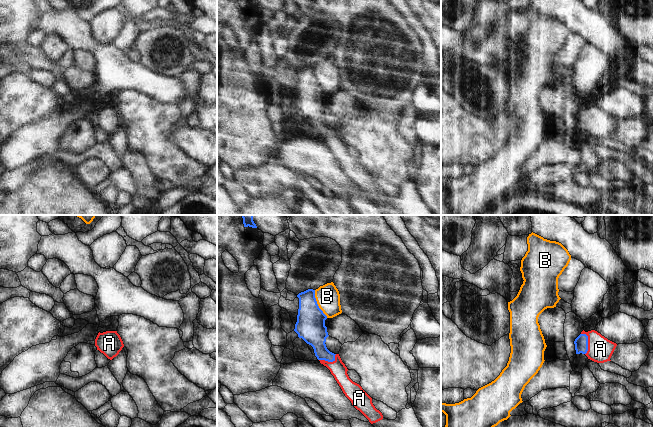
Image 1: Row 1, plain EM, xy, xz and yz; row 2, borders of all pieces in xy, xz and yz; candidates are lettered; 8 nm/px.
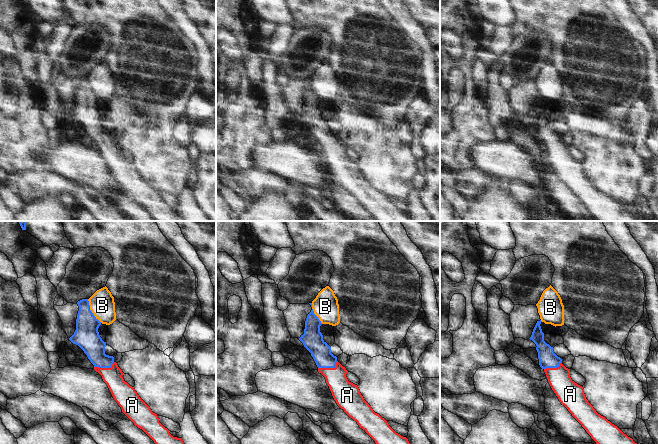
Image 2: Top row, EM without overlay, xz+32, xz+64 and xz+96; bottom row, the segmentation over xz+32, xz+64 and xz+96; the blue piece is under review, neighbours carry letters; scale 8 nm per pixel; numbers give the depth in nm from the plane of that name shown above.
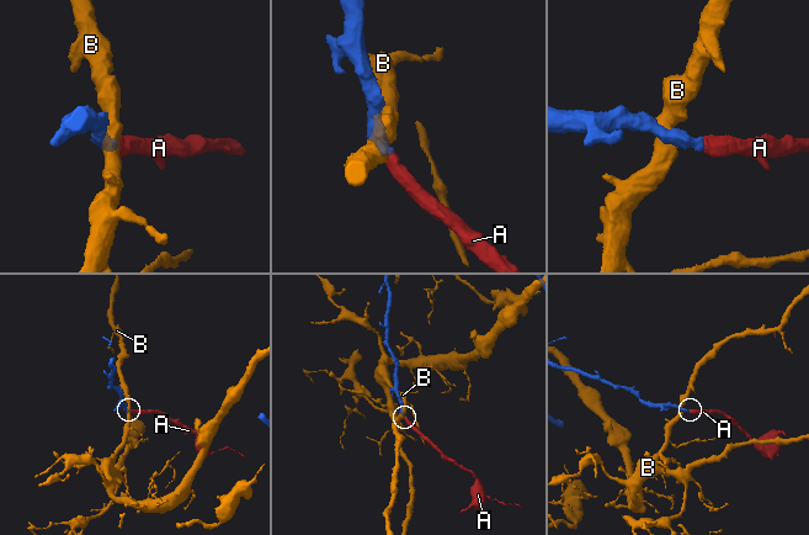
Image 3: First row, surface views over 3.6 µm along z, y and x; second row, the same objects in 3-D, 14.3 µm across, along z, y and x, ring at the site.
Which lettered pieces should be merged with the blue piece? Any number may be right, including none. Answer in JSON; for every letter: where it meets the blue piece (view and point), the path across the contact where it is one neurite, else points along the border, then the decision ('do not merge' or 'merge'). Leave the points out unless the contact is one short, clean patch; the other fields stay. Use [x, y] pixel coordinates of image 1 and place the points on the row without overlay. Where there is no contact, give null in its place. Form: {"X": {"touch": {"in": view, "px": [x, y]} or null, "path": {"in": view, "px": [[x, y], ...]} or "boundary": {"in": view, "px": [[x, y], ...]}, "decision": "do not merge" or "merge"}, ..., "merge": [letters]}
{"A": {"touch": {"in": "yz", "px": [587, 118]}, "path": {"in": "yz", "px": [[581, 118], [587, 118], [600, 125]]}, "decision": "merge"}, "B": {"touch": {"in": "xz", "px": [317, 80]}, "boundary": {"in": "xz", "px": [[314, 66], [316, 79], [327, 93]]}, "decision": "do not merge"}, "merge": ["A"]}

